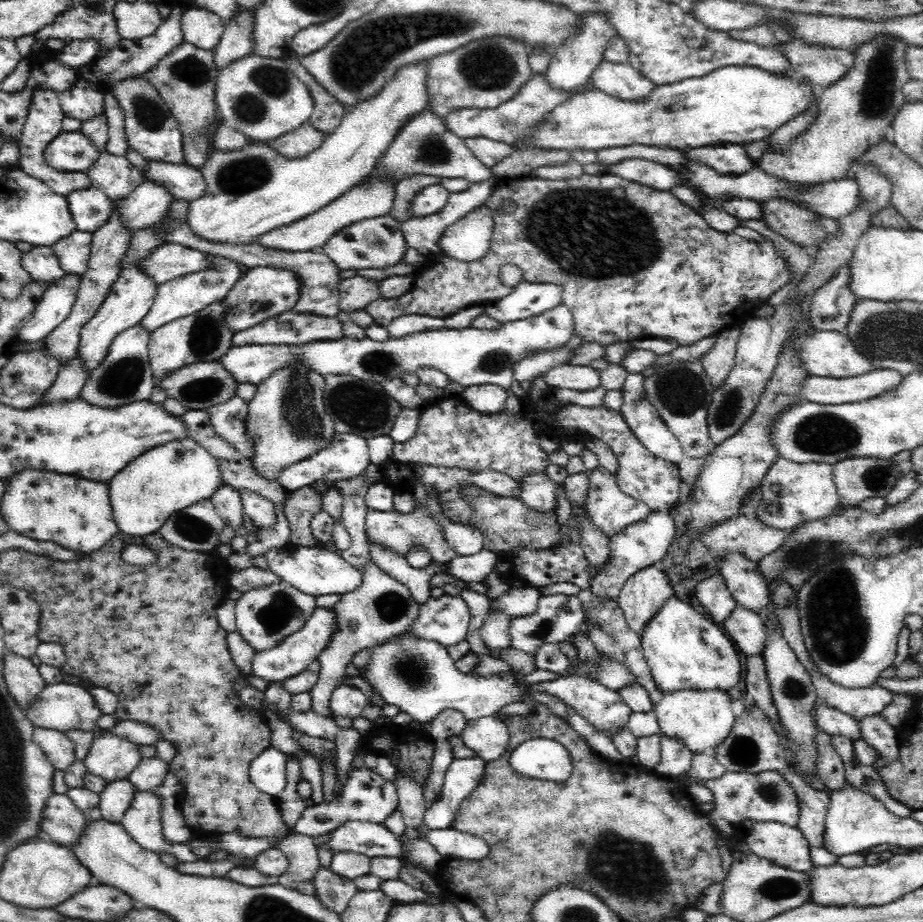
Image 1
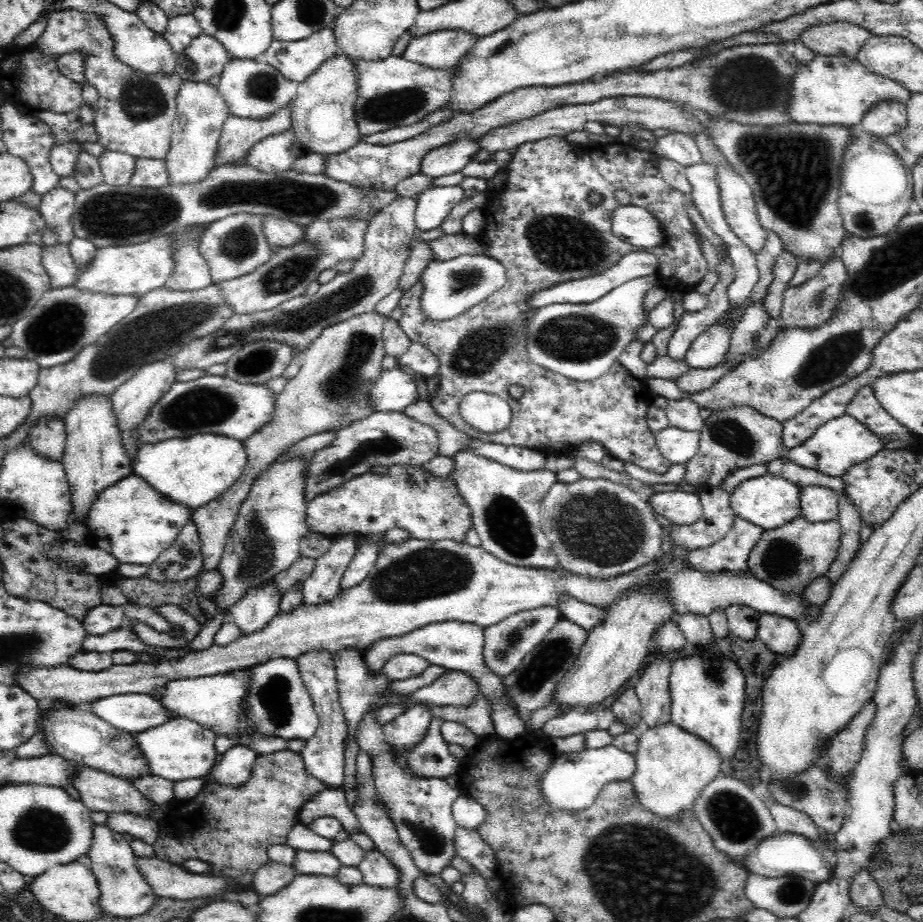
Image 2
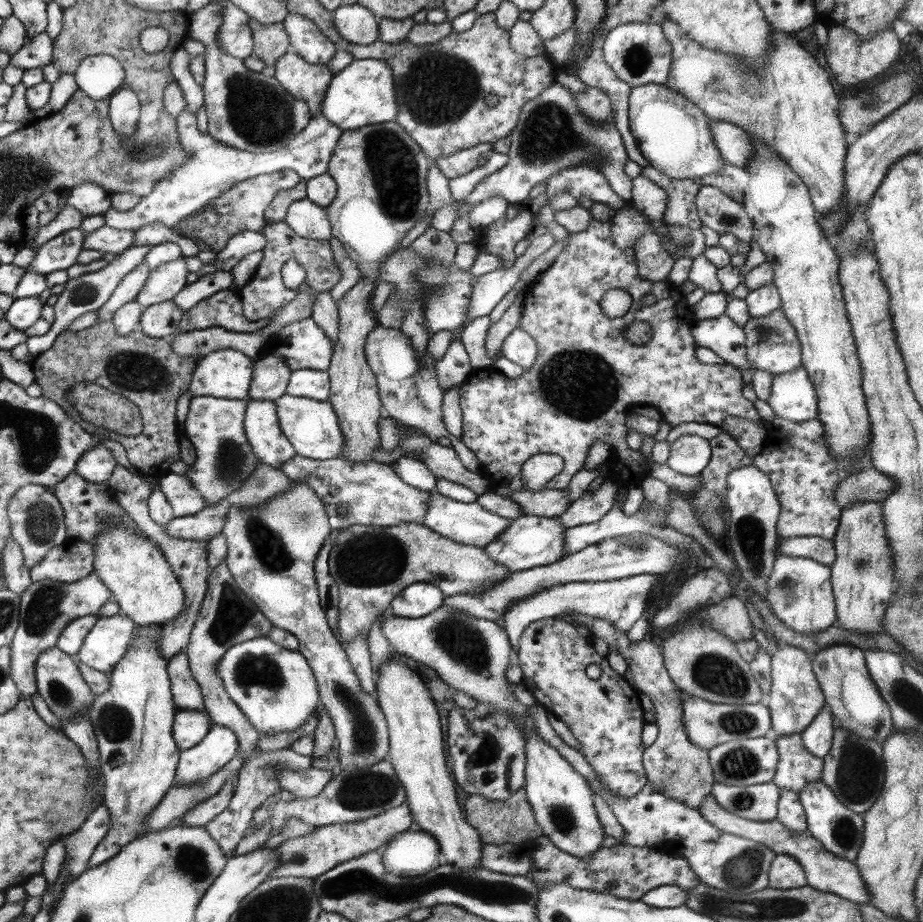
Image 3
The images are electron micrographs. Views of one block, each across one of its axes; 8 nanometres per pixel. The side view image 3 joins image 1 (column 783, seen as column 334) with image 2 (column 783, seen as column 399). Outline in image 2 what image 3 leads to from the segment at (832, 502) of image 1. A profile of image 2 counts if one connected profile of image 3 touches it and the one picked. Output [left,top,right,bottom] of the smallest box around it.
[730,476,800,530]

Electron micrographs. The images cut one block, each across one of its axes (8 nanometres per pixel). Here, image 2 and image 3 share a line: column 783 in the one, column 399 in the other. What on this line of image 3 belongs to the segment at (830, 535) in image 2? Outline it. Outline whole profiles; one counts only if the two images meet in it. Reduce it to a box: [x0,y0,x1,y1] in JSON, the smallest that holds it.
[329,524,511,648]

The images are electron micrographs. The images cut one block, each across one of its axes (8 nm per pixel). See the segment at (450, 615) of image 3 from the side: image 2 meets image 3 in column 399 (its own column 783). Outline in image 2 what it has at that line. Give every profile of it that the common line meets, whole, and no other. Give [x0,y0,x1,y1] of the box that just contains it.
[758,614,802,654]

